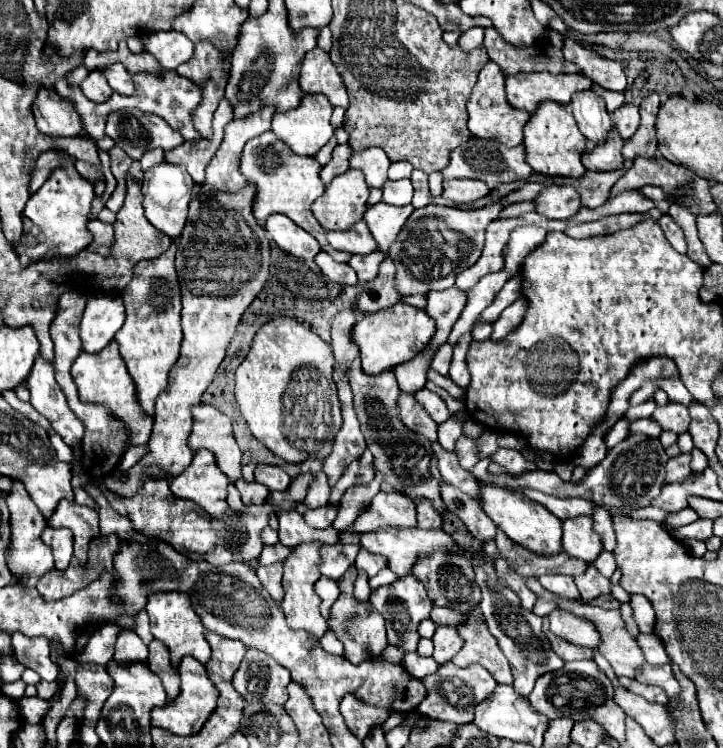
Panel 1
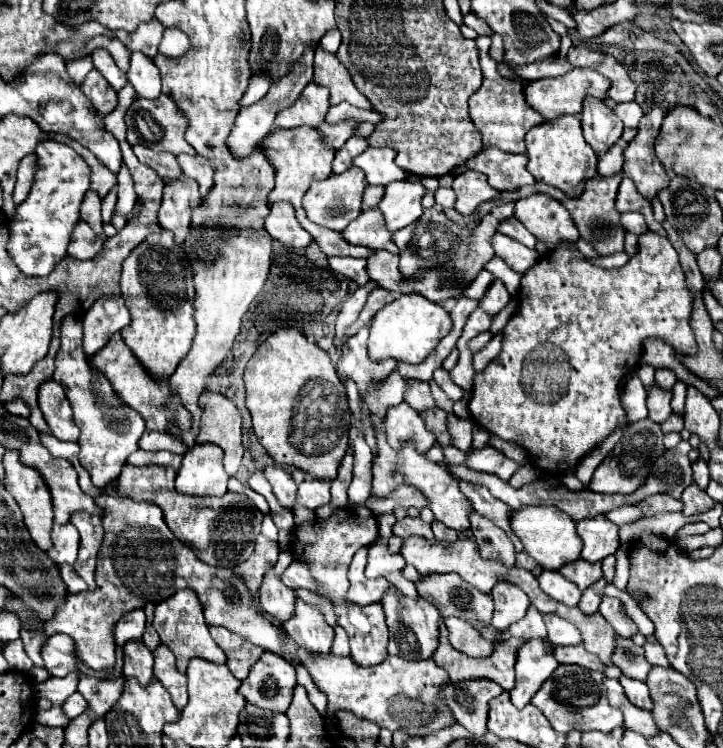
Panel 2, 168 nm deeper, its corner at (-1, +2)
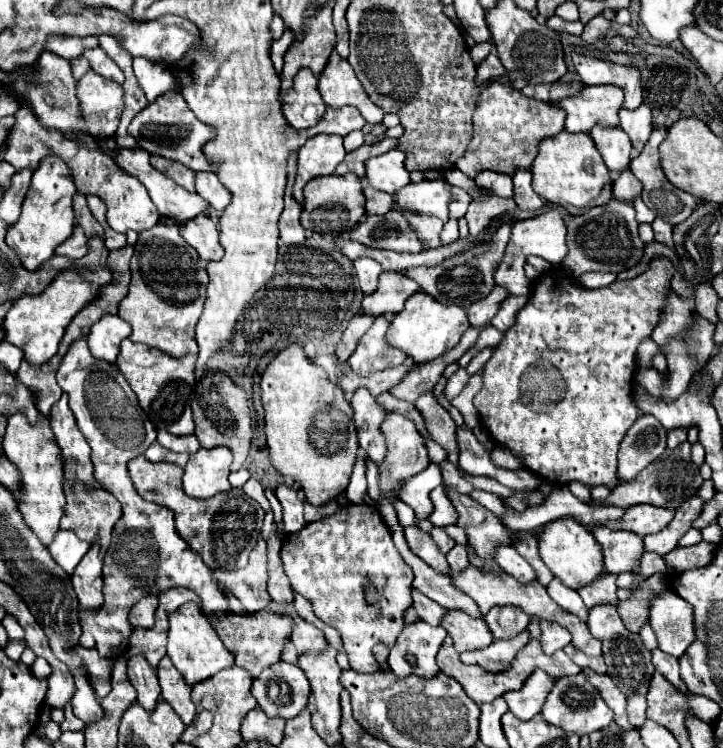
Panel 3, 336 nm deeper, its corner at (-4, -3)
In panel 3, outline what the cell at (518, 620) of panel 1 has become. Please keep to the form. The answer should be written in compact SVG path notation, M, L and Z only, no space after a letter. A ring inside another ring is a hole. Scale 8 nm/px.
M537 669L533 675L527 677L521 691L509 691L503 695L509 705L509 711L523 721L541 713L541 707L545 703L545 697L553 689L553 683L553 677Z

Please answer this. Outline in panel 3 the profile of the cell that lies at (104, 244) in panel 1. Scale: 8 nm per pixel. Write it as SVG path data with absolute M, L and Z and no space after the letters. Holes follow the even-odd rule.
M77 225L73 229L73 235L65 243L61 243L55 249L55 253L57 255L65 255L69 259L81 259L81 257L85 257L85 253L89 253L89 245L87 245L87 237L85 237L83 229Z

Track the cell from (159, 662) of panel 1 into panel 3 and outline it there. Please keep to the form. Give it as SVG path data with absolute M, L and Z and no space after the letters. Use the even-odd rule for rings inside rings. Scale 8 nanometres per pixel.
M165 655L157 667L159 685L163 691L163 699L175 709L175 713L181 717L185 725L189 725L197 713L193 701L191 701L191 687L185 683L181 673L175 669L175 665Z

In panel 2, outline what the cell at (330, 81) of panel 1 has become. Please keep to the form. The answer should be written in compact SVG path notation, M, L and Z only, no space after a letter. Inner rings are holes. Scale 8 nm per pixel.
M320 46L316 48L314 56L314 82L322 84L330 90L330 104L340 104L340 102L350 102L352 106L372 110L372 104L358 92L354 86L350 72L344 68L344 64L330 52L322 50Z

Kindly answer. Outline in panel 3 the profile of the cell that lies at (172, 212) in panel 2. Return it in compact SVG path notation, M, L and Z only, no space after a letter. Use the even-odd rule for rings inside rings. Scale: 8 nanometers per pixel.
M201 213L185 223L179 223L179 233L185 243L199 253L203 261L223 257L223 249L219 245L217 219L213 219L209 213Z

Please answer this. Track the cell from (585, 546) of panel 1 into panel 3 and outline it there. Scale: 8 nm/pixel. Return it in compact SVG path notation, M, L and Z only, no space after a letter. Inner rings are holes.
M603 525L591 529L593 537L603 549L603 567L607 573L633 571L643 555L643 539L635 533L611 531Z

